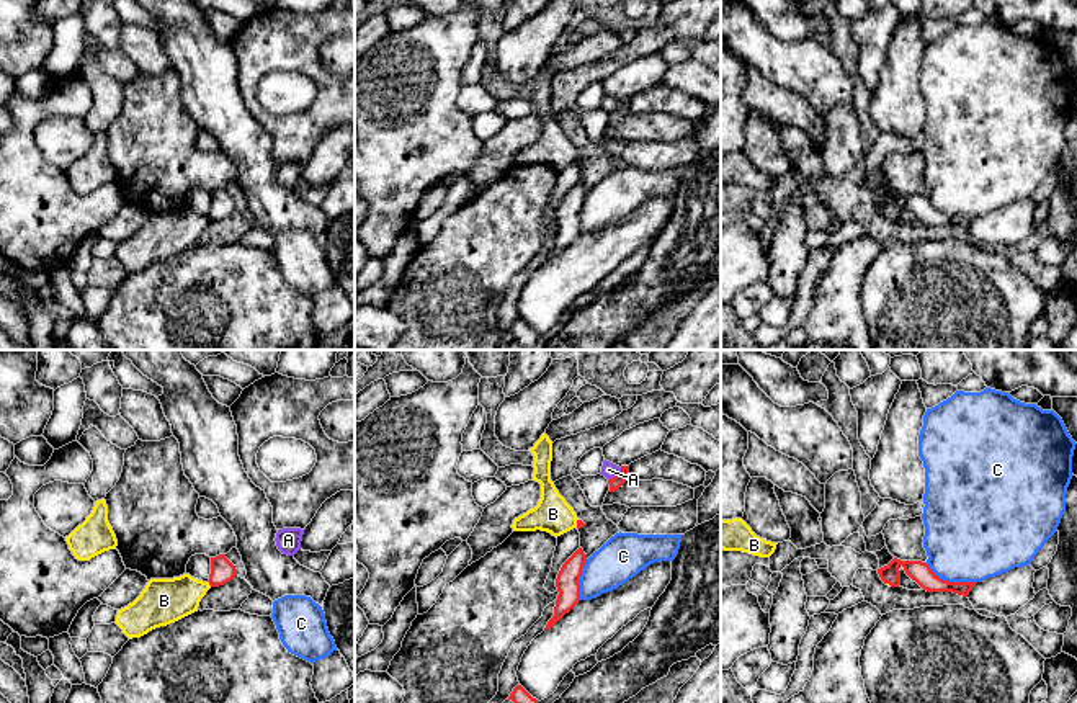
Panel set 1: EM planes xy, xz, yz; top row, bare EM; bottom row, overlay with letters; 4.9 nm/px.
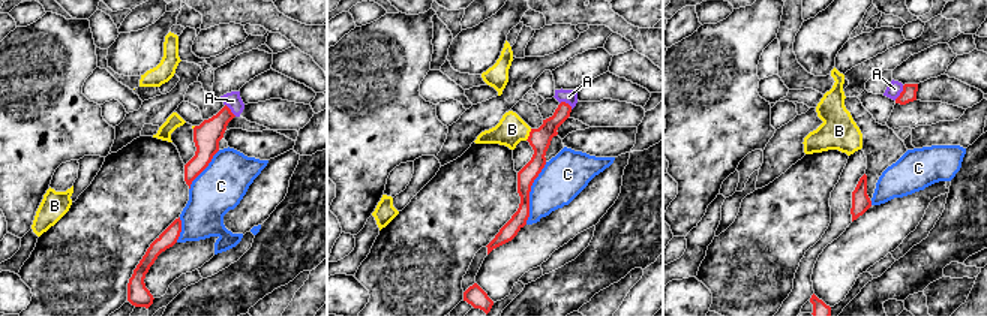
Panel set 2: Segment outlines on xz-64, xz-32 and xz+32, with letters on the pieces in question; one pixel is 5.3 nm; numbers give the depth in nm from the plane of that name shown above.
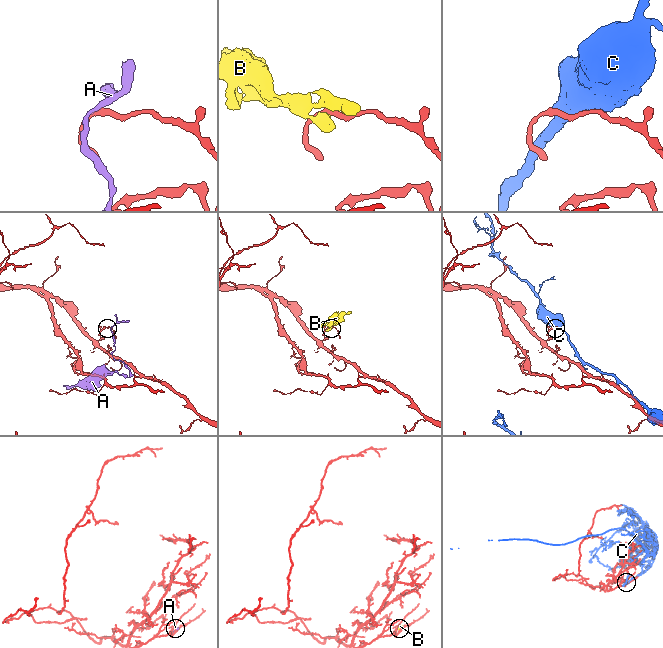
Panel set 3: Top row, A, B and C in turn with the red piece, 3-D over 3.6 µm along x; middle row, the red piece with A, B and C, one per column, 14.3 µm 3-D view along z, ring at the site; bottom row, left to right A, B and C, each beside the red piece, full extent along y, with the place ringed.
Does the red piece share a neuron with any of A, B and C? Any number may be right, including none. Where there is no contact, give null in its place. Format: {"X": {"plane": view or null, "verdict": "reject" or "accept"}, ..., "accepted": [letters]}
{"A": {"plane": "xz", "verdict": "reject"}, "B": {"plane": "xy", "verdict": "reject"}, "C": {"plane": "yz", "verdict": "reject"}, "accepted": []}

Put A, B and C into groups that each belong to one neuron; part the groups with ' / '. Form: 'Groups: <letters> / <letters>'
Groups: A / B / C

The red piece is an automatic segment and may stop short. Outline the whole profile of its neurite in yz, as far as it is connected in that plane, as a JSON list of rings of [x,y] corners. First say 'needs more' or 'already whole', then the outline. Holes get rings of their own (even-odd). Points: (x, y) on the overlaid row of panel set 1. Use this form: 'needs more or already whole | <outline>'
already whole | [[[894,557],[887,566],[878,569],[878,574],[884,584],[891,587],[900,585],[900,571],[904,567],[905,574],[915,580],[927,592],[953,592],[968,597],[977,582],[948,582],[940,579],[927,562],[922,561],[900,561]]]

